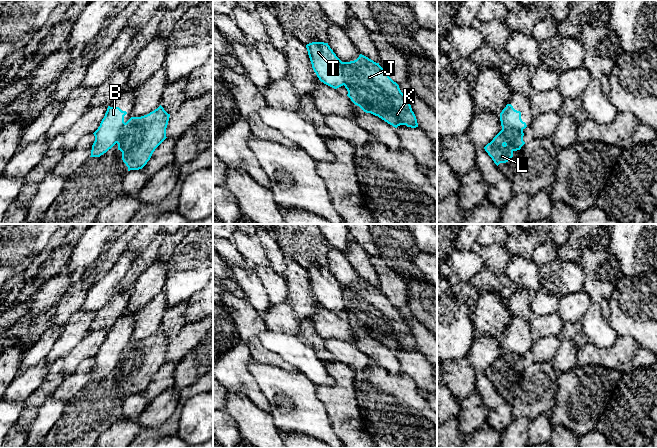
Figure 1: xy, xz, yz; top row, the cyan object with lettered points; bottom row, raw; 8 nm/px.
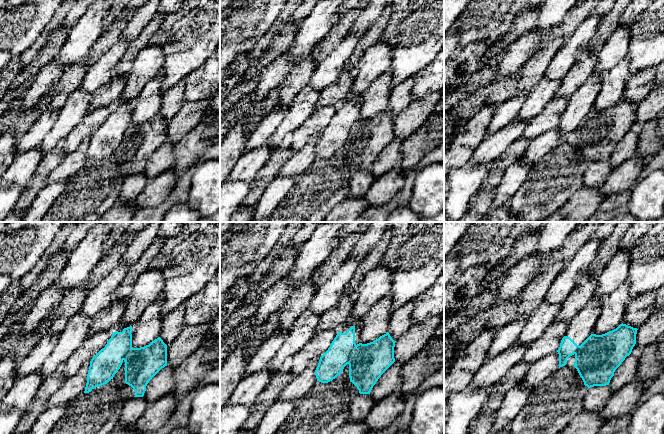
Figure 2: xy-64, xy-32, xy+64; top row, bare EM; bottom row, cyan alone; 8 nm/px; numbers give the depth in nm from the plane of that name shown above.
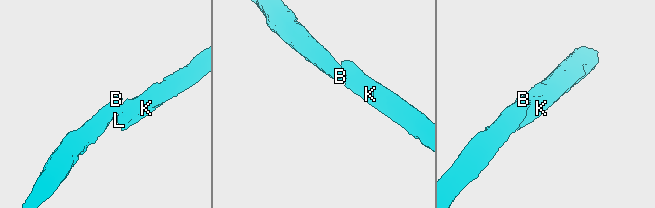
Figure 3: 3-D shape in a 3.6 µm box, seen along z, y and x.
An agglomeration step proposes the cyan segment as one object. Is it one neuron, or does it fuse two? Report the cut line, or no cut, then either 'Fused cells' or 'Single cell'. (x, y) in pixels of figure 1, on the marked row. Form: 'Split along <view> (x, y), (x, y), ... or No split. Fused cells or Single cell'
Split along xz (341, 62), (344, 84). Fused cells

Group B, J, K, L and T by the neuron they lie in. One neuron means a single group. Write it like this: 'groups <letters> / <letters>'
groups B T / J K L

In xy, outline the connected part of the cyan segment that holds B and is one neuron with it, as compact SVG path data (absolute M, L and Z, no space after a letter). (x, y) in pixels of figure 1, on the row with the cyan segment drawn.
M108 106L100 126L93 133L95 141L90 157L100 157L117 143L121 128L125 124L124 116L126 114L127 112L122 111L119 107Z

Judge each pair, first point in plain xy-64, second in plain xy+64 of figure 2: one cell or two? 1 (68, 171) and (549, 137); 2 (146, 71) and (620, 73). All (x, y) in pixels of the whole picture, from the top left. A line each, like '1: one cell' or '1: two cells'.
1: one cell
2: two cells

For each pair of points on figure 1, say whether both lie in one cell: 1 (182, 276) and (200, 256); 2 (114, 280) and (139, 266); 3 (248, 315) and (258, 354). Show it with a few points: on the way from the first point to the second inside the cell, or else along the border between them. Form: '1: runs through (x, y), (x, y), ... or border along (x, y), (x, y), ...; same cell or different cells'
1: runs through (187, 271), (195, 261); same cell
2: border along (137, 254), (116, 290); different cells
3: runs through (249, 325), (249, 333), (254, 344); same cell

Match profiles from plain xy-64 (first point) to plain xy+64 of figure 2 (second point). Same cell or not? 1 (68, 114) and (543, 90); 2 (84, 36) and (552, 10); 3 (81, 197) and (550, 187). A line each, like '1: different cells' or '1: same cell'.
1: same cell
2: same cell
3: same cell

